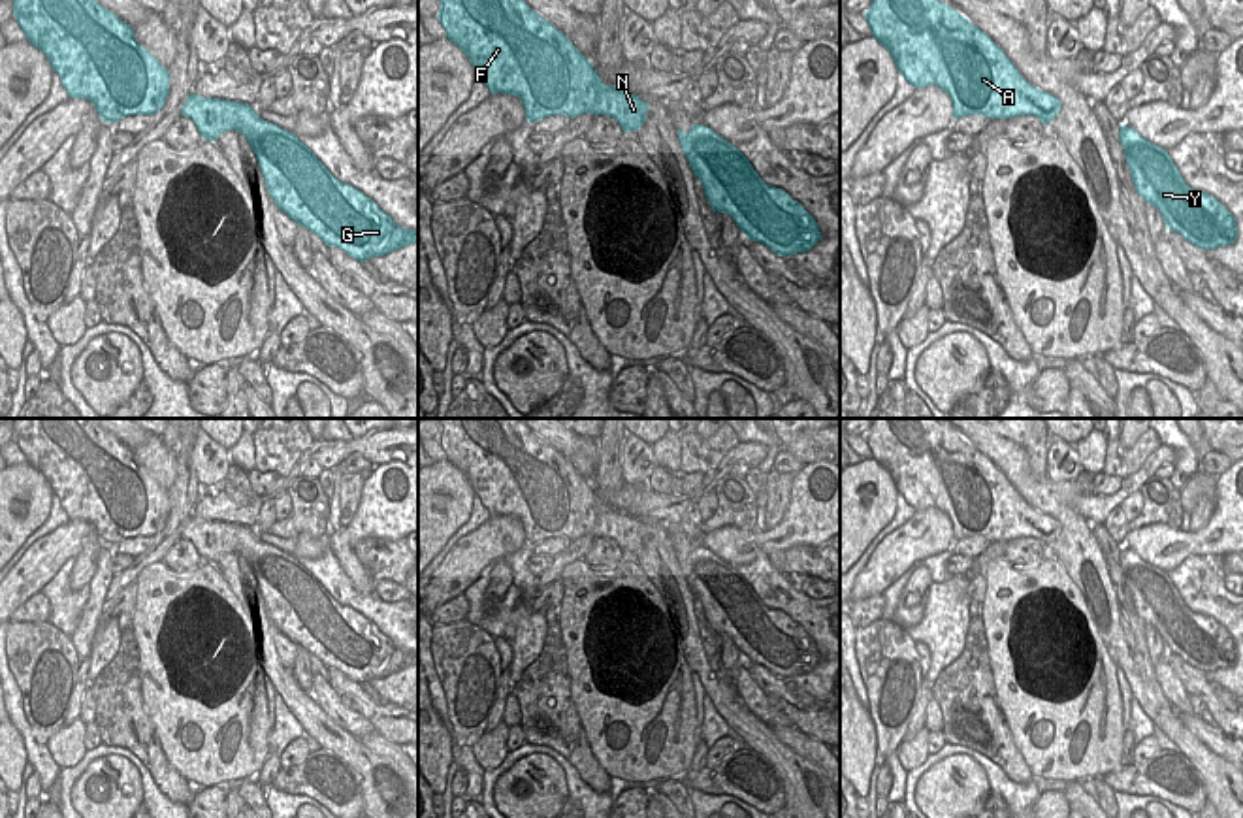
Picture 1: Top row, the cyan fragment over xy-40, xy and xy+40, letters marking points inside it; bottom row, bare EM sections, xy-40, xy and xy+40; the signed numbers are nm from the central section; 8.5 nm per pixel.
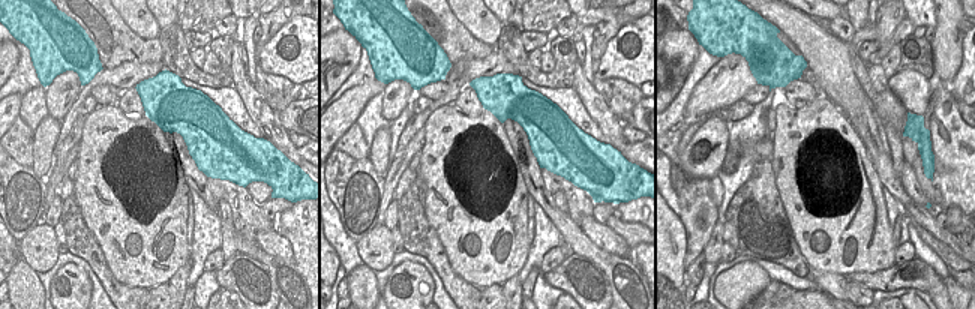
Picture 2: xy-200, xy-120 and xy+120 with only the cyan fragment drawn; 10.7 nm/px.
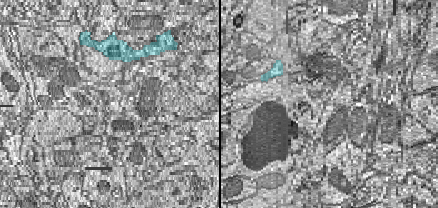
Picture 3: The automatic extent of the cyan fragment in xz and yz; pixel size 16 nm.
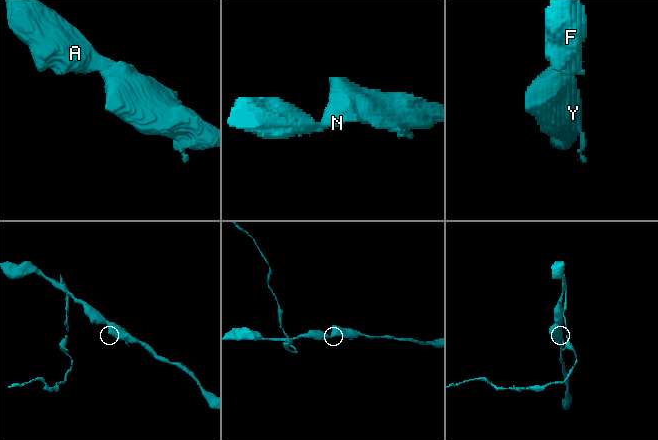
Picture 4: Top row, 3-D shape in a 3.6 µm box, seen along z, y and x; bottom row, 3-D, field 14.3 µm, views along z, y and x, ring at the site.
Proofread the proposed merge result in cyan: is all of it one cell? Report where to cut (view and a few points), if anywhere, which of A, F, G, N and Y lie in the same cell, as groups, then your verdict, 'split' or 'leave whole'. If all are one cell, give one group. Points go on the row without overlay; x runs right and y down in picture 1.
no cut | A F G N Y | leave whole

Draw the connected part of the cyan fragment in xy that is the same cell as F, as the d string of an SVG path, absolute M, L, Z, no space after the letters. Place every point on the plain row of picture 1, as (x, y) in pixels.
M518 418L437 420L441 424L437 441L446 460L467 477L492 516L514 516L522 522L527 545L550 537L574 541L582 535L614 539L623 554L635 554L646 545L648 524L605 507L573 464Z

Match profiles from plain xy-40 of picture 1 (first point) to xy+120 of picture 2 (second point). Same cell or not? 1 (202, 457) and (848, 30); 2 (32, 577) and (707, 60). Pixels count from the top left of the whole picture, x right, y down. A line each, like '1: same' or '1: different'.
1: same
2: different

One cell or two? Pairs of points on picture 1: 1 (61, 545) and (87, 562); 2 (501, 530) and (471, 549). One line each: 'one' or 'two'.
1: two
2: one

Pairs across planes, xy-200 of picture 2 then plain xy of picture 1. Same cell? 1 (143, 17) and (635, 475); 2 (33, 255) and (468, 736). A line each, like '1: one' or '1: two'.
1: one
2: two

